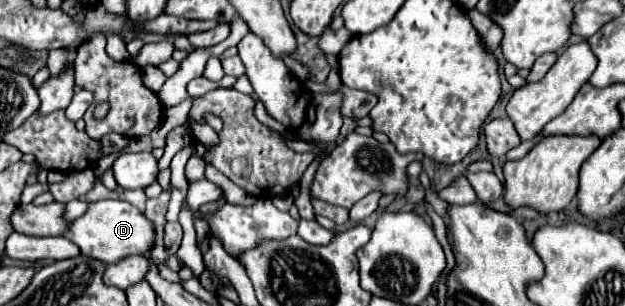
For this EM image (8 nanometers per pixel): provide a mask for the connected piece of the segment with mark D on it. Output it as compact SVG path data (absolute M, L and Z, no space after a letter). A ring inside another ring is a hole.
M104 199L92 203L88 211L78 221L72 223L66 237L74 241L84 255L100 259L104 263L118 263L128 255L150 253L156 241L156 231L154 231L154 223L144 213L140 213L138 207L134 207L132 203Z

